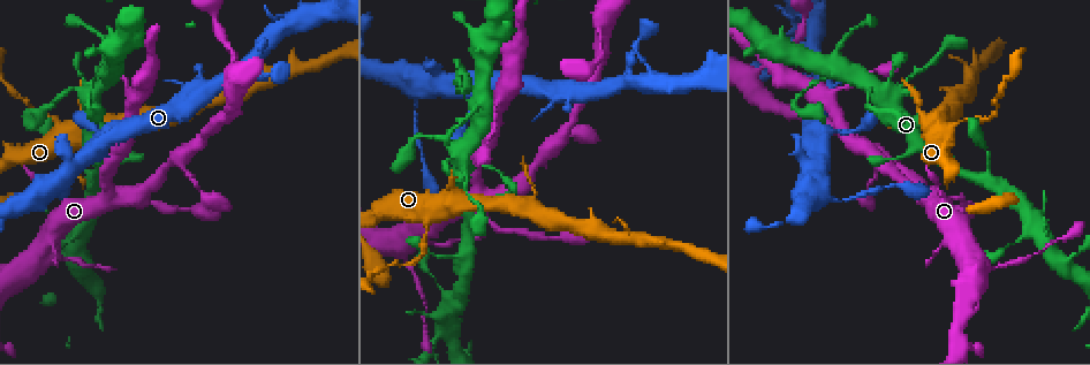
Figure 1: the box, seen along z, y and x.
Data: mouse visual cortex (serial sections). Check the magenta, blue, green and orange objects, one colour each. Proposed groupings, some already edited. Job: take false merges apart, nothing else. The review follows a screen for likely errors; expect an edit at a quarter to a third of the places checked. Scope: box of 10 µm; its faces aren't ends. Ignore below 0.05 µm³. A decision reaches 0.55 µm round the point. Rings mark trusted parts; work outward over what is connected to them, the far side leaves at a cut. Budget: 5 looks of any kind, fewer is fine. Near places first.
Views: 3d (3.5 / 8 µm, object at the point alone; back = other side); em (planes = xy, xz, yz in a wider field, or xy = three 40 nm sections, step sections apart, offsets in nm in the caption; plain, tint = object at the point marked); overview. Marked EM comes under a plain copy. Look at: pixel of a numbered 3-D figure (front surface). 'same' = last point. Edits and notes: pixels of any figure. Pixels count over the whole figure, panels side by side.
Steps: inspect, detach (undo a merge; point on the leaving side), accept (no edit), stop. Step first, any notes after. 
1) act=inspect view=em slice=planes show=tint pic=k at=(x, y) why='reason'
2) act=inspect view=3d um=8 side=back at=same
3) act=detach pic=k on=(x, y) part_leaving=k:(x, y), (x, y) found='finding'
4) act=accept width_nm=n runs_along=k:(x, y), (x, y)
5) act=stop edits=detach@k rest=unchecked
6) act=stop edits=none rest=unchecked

act=inspect view=3d um=8 side=back pic=1 at=(427, 224)

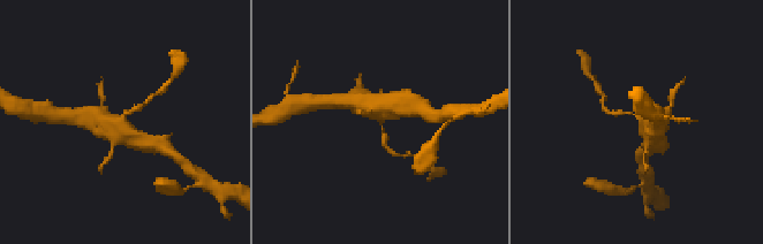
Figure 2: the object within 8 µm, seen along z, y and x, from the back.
act=inspect view=3d um=3.5 at=same

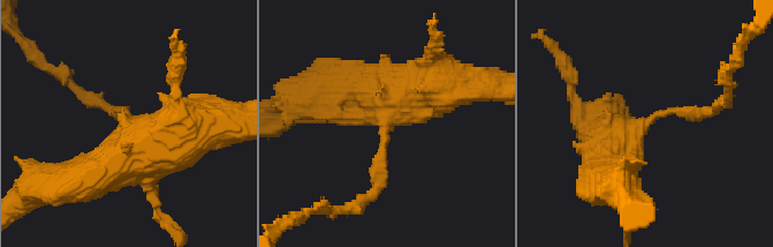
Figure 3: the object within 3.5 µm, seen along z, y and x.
act=inspect view=em slice=planes show=tint pic=3 at=(125, 125) why='need the tissue'

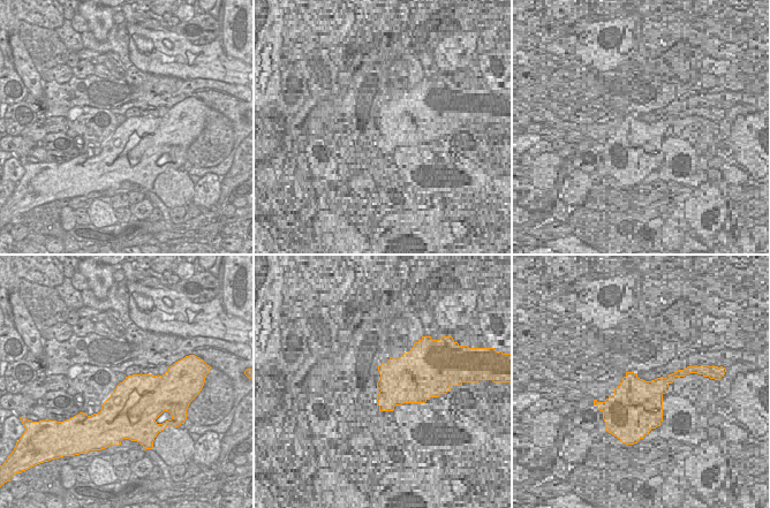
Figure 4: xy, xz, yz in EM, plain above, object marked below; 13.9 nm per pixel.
act=accept runs_along=3:(607, 172), (654, 115), (713, 112) found='one cell here'

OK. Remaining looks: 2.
act=inspect view=3d um=3.5 pic=1 at=(402, 256) why='narrows sharply'

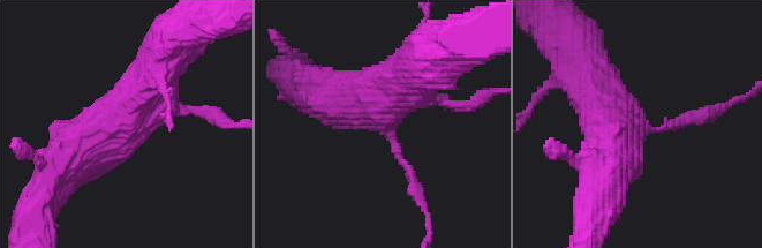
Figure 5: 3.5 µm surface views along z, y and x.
act=inspect view=em slice=xy step=2 show=tint pic=5 at=(638, 131)

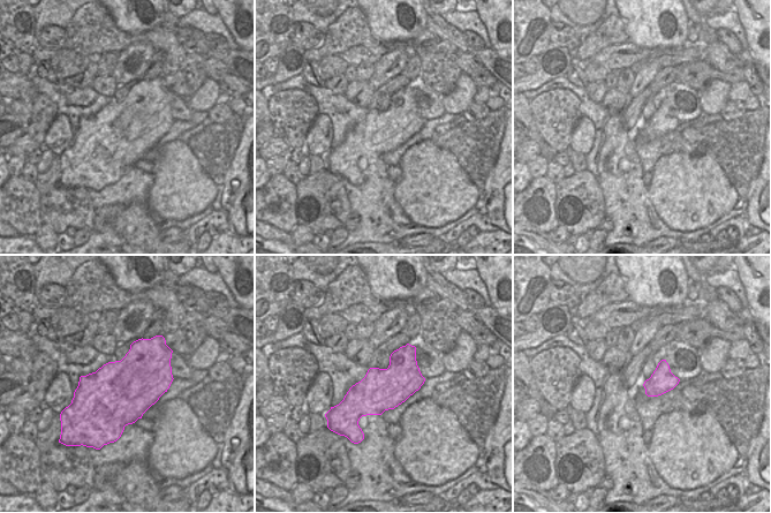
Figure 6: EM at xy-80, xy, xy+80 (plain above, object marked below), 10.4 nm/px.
act=accept runs_along=5:(156, 68), (121, 126), (53, 172) found='one cell here'

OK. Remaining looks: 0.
act=stop edits=none rest=unchecked

